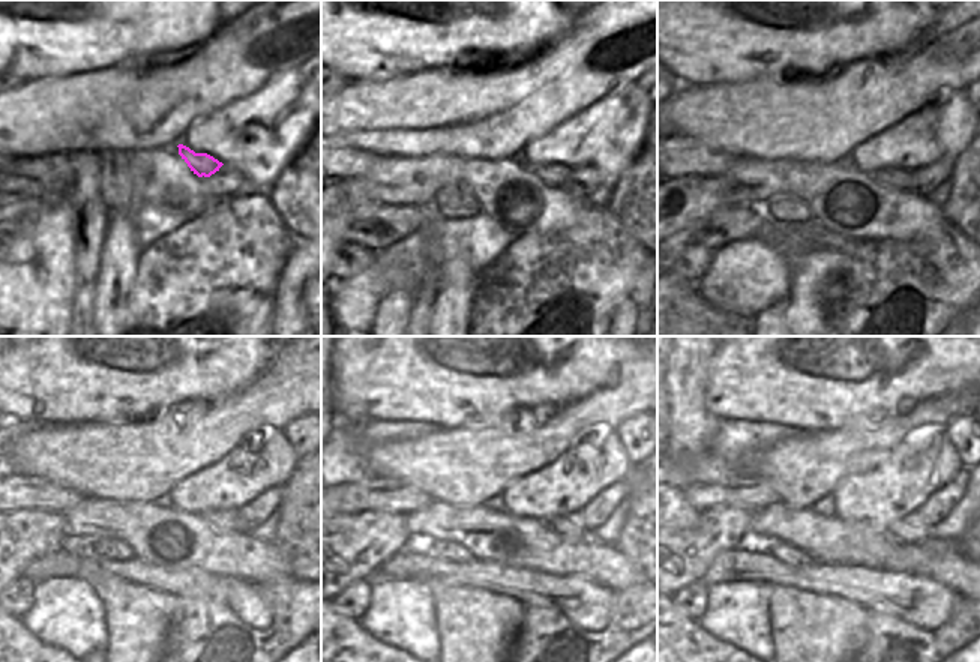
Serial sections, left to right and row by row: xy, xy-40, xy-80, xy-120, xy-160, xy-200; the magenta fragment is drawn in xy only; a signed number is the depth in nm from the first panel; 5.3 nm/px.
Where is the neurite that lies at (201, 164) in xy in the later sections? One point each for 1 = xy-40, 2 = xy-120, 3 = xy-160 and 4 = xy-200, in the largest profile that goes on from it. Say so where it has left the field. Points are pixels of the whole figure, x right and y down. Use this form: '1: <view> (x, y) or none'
1: xy-40 (554, 176)
2: xy-120 (224, 521)
3: xy-160 (571, 527)
4: xy-200 (911, 529)

